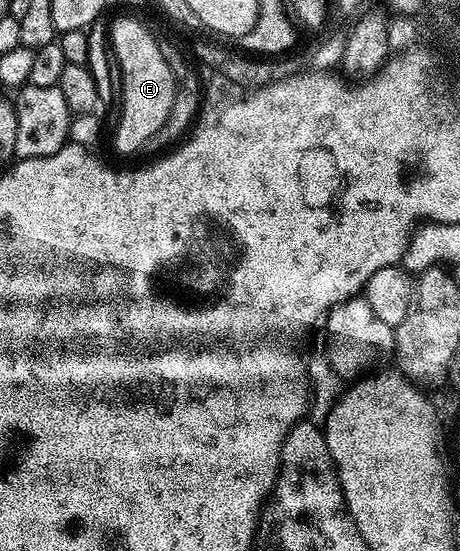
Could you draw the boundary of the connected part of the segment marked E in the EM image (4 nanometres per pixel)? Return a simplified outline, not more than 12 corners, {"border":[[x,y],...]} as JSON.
{"border":[[115,18],[122,67],[116,149],[140,153],[166,123],[177,81],[132,21]]}

